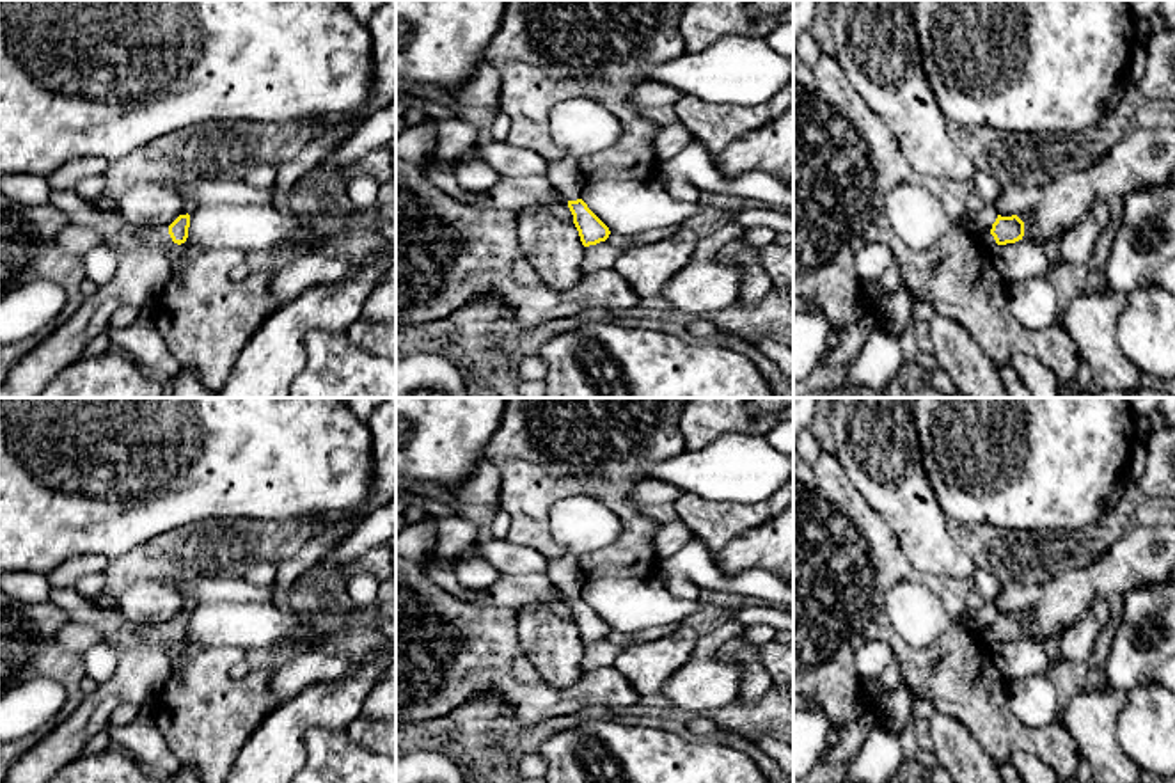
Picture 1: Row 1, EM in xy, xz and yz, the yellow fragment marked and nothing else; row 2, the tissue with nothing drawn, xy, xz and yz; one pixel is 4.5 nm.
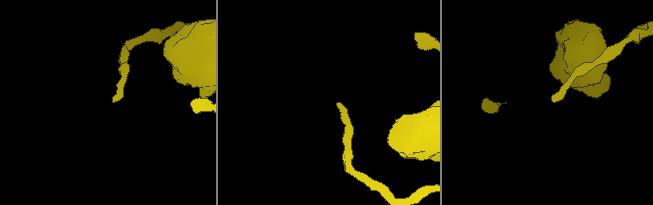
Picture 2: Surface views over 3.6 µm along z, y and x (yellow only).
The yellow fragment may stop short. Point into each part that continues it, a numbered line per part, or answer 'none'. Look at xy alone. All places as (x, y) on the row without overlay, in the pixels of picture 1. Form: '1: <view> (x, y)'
1: xy (130, 638)

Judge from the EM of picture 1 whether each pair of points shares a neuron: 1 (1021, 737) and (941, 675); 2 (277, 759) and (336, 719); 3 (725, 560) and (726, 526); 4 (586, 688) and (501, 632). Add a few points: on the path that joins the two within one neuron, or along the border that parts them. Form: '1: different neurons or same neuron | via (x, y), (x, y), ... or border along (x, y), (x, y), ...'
1: same neuron | via (1001, 728), (961, 688)
2: same neuron | via (286, 743), (309, 719), (320, 719)
3: different neurons | border along (760, 524), (732, 538), (714, 556)
4: same neuron | via (559, 696), (544, 696), (506, 659)

